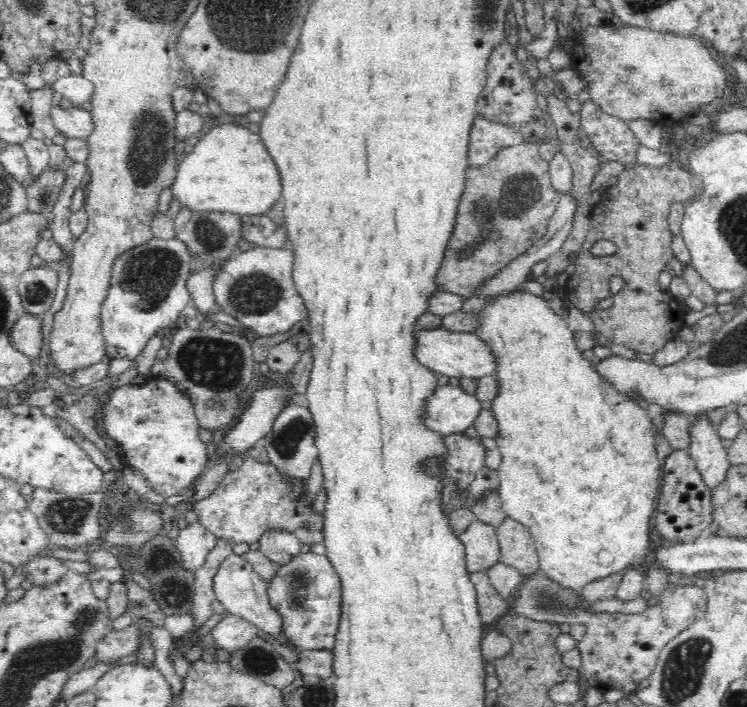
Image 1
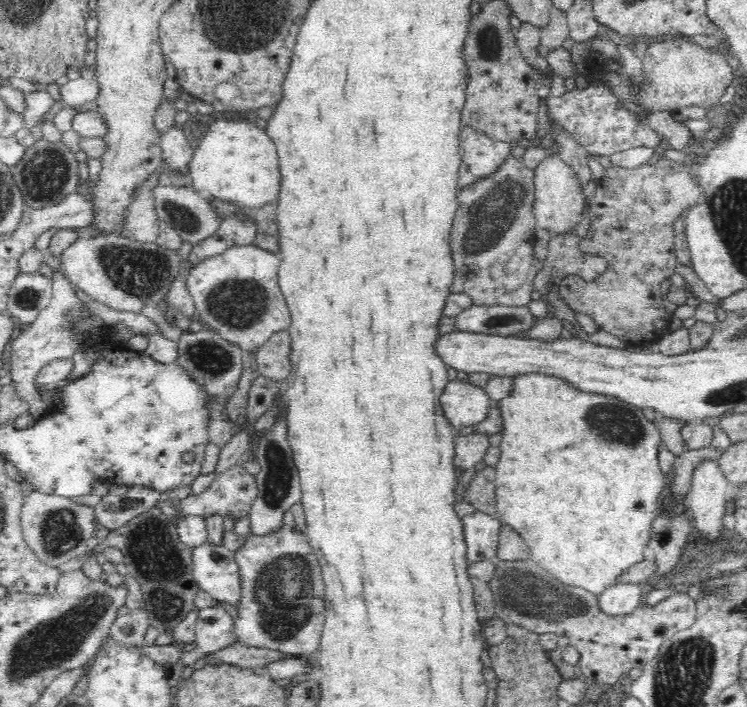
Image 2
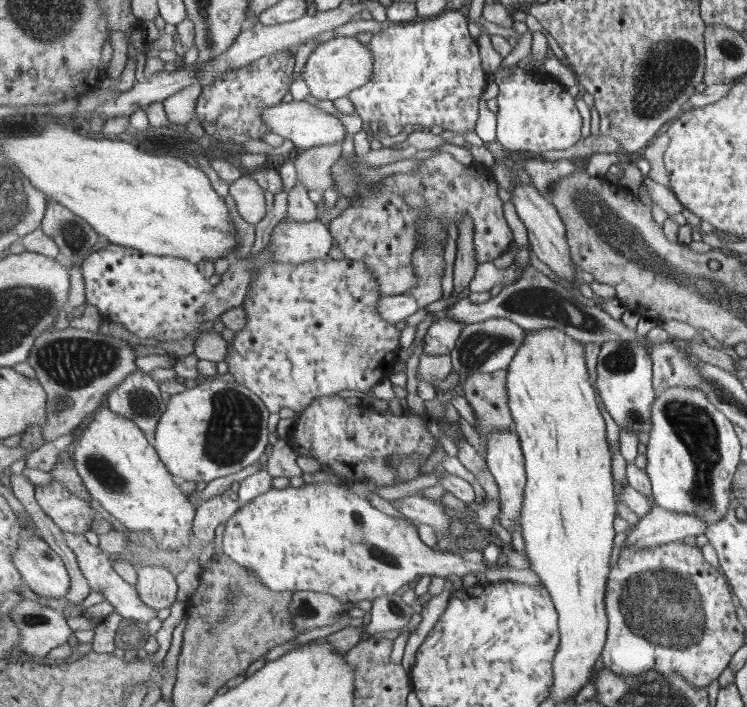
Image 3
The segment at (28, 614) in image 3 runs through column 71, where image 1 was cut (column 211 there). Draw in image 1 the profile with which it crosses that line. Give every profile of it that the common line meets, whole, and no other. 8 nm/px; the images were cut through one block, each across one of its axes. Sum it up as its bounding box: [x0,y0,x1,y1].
[210,613,258,652]

